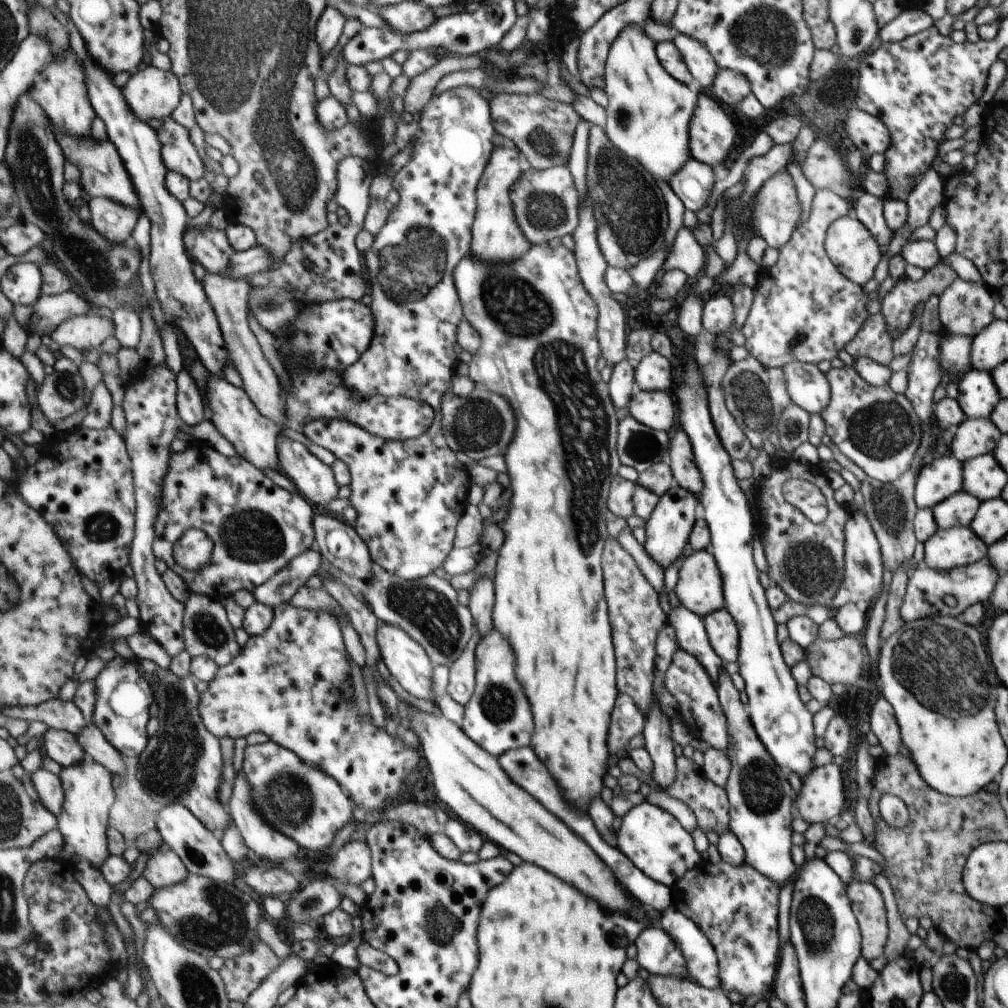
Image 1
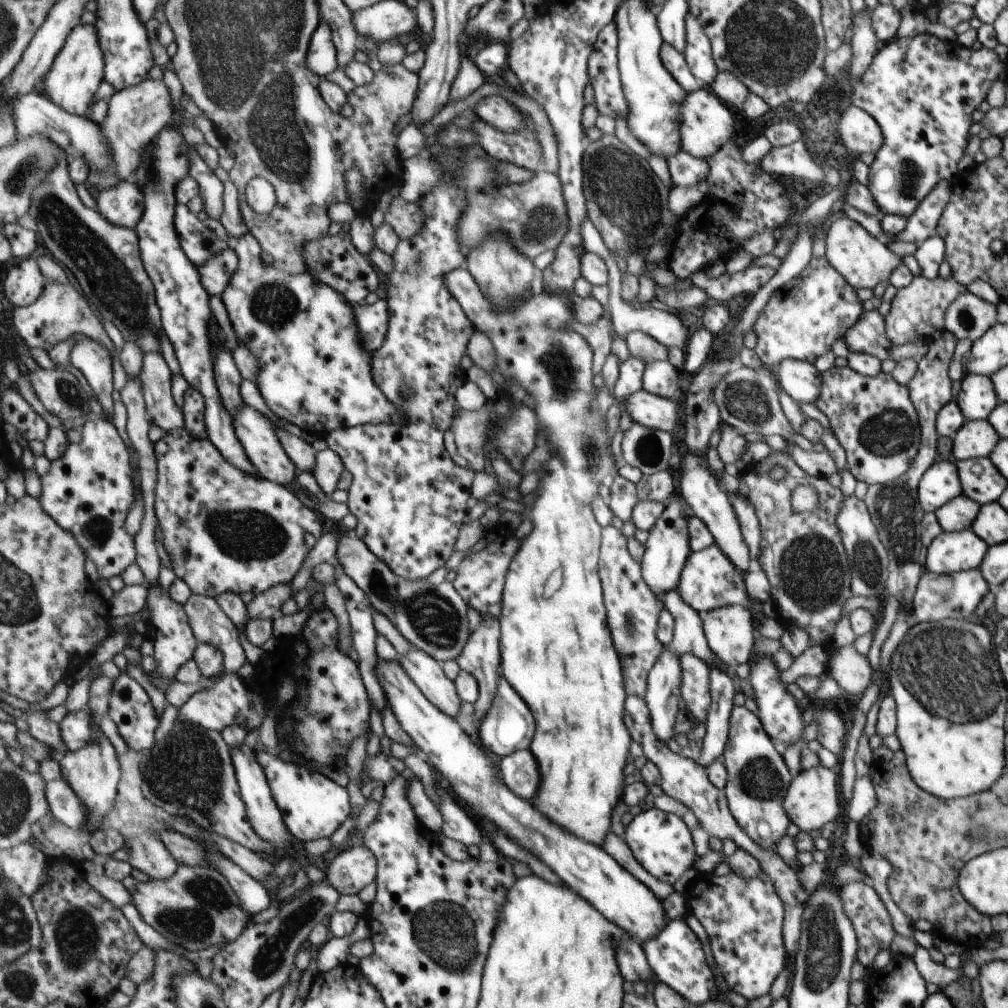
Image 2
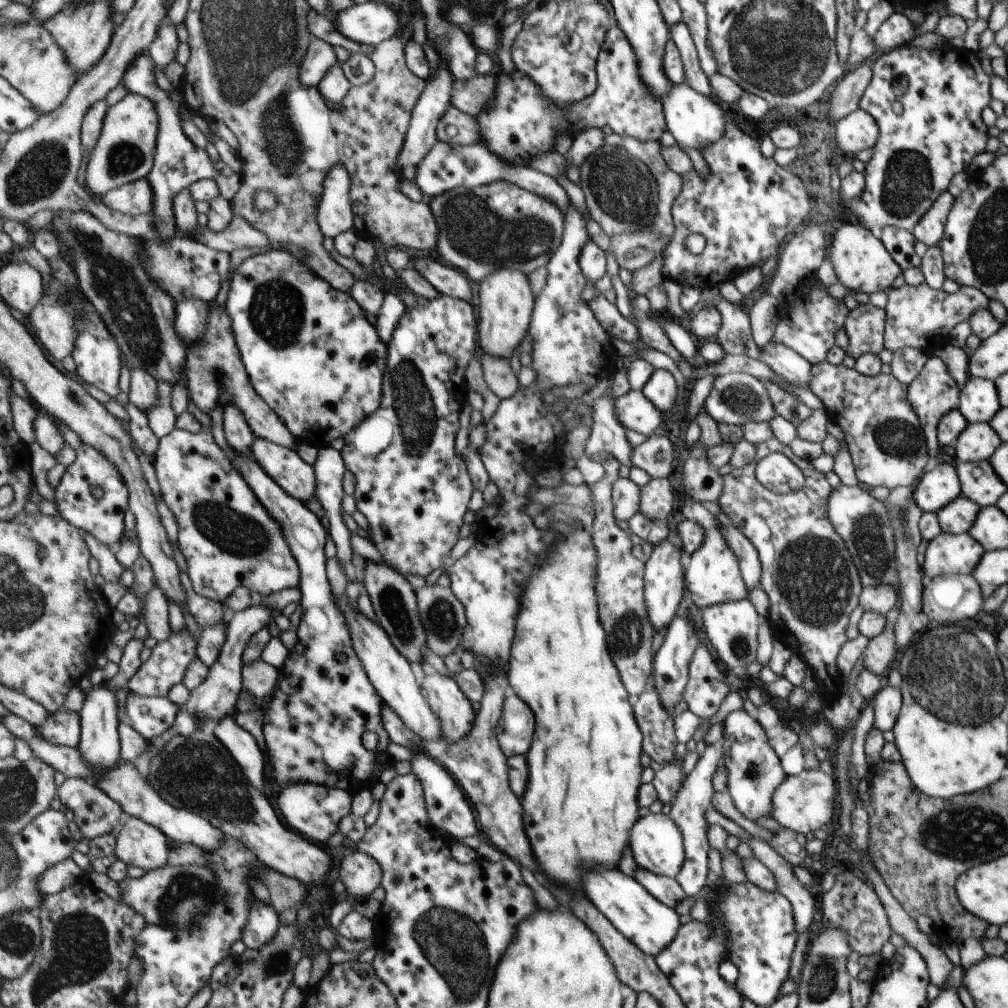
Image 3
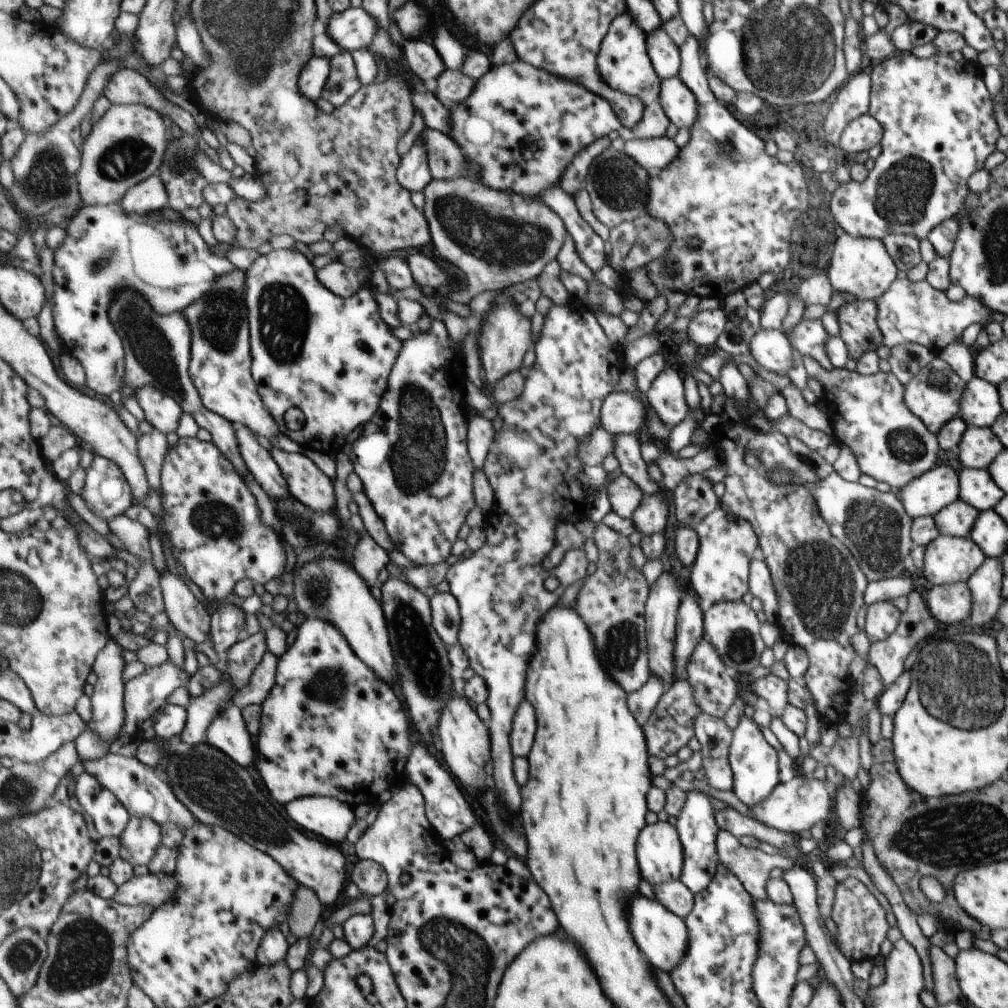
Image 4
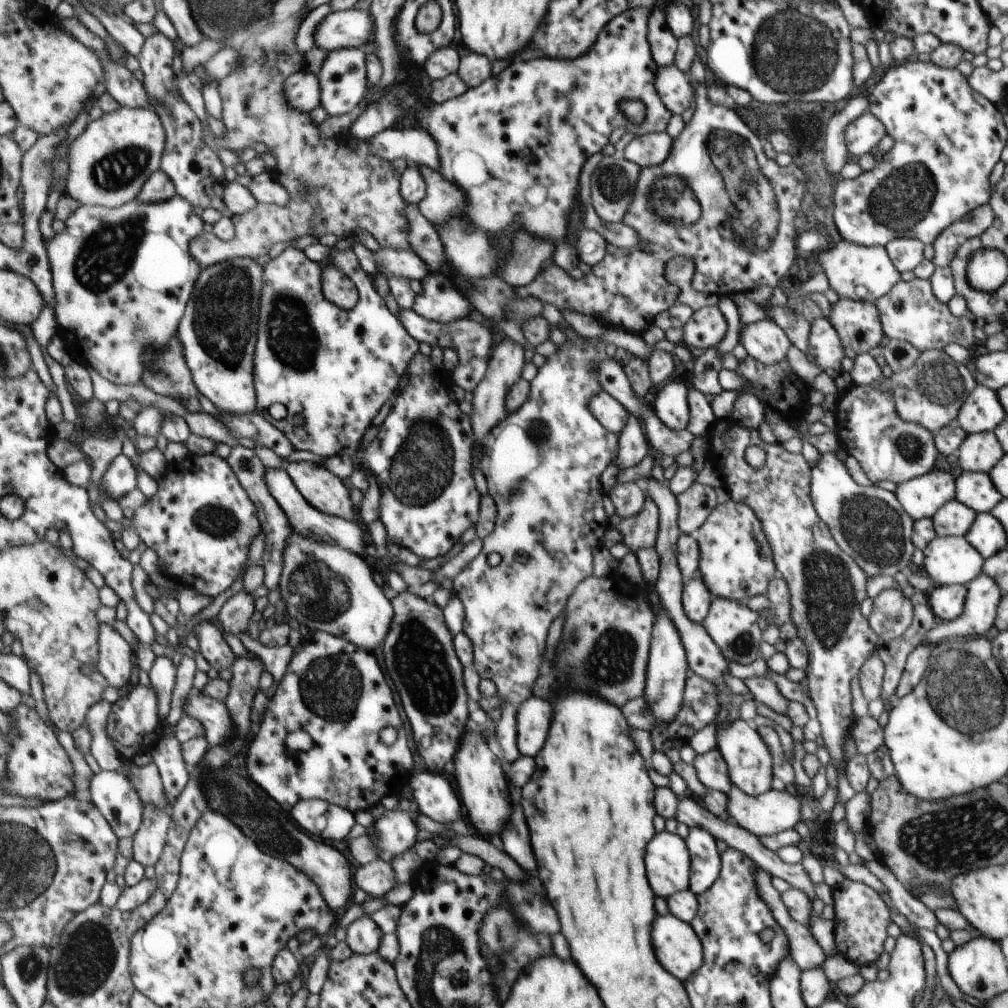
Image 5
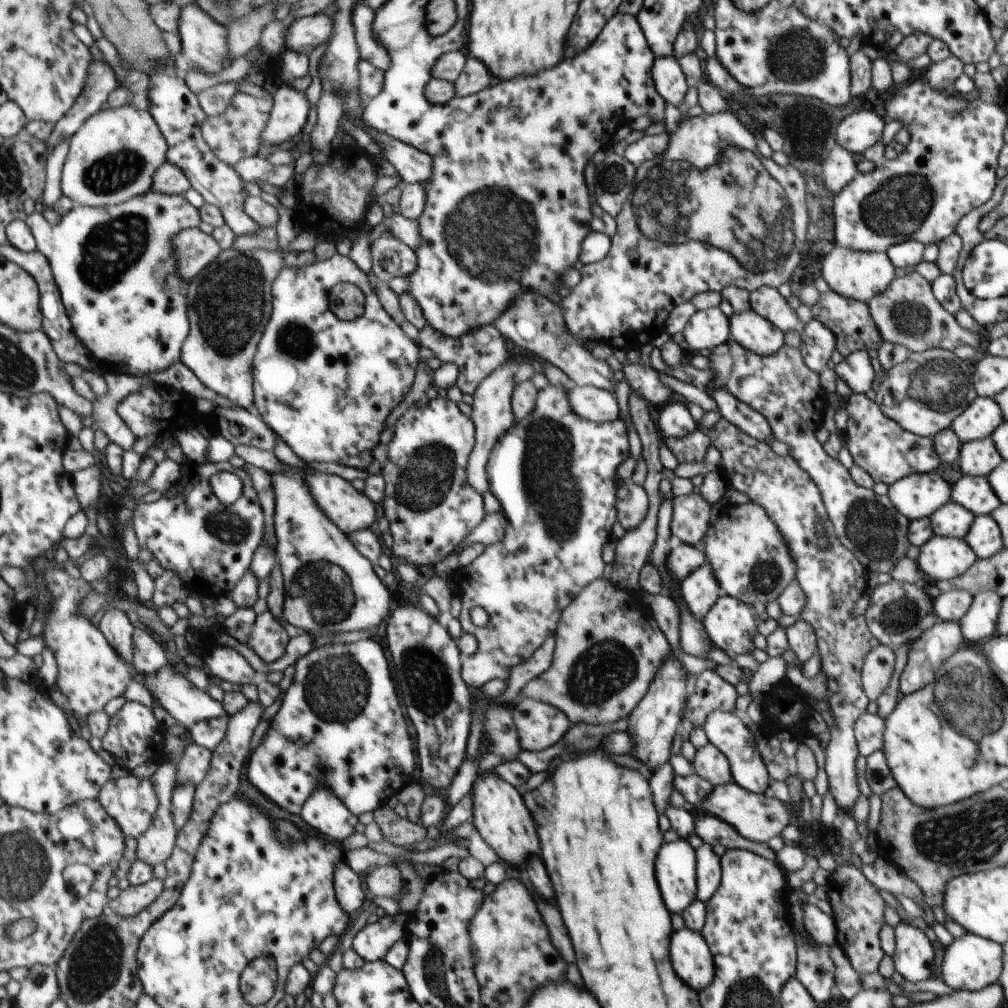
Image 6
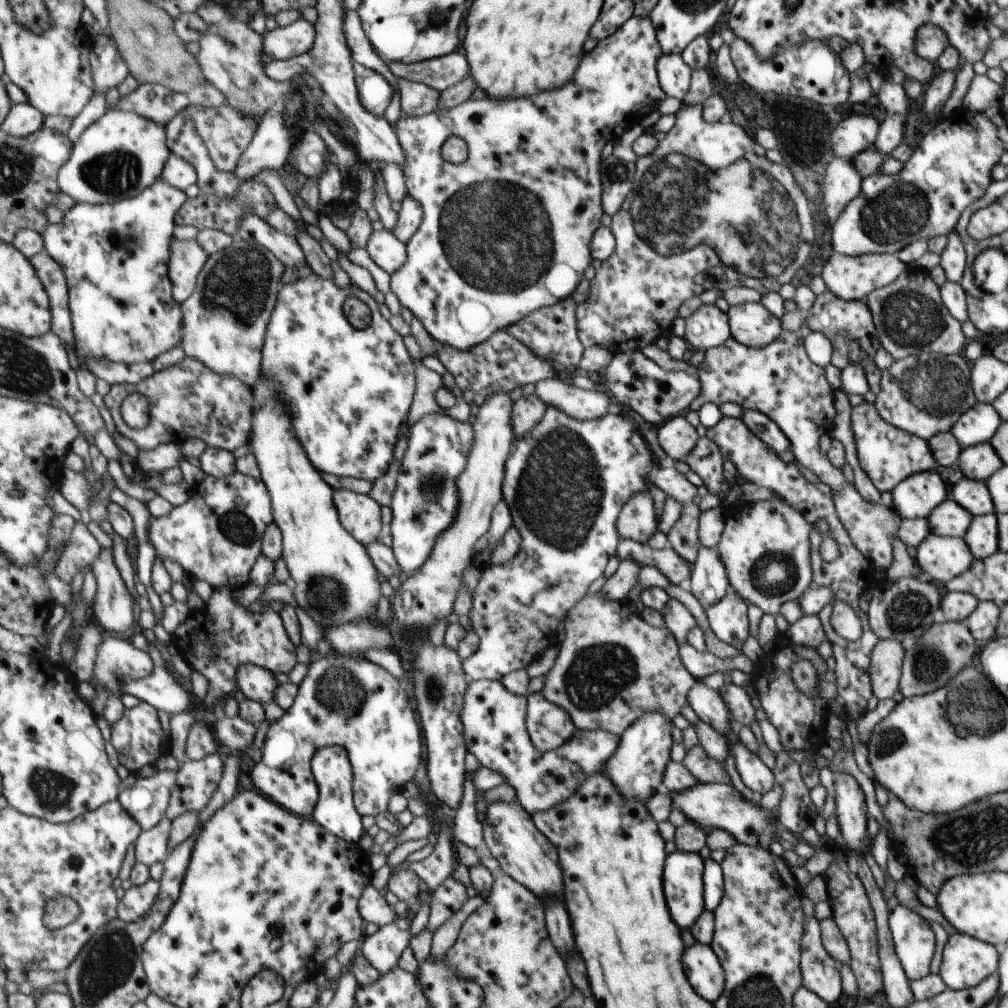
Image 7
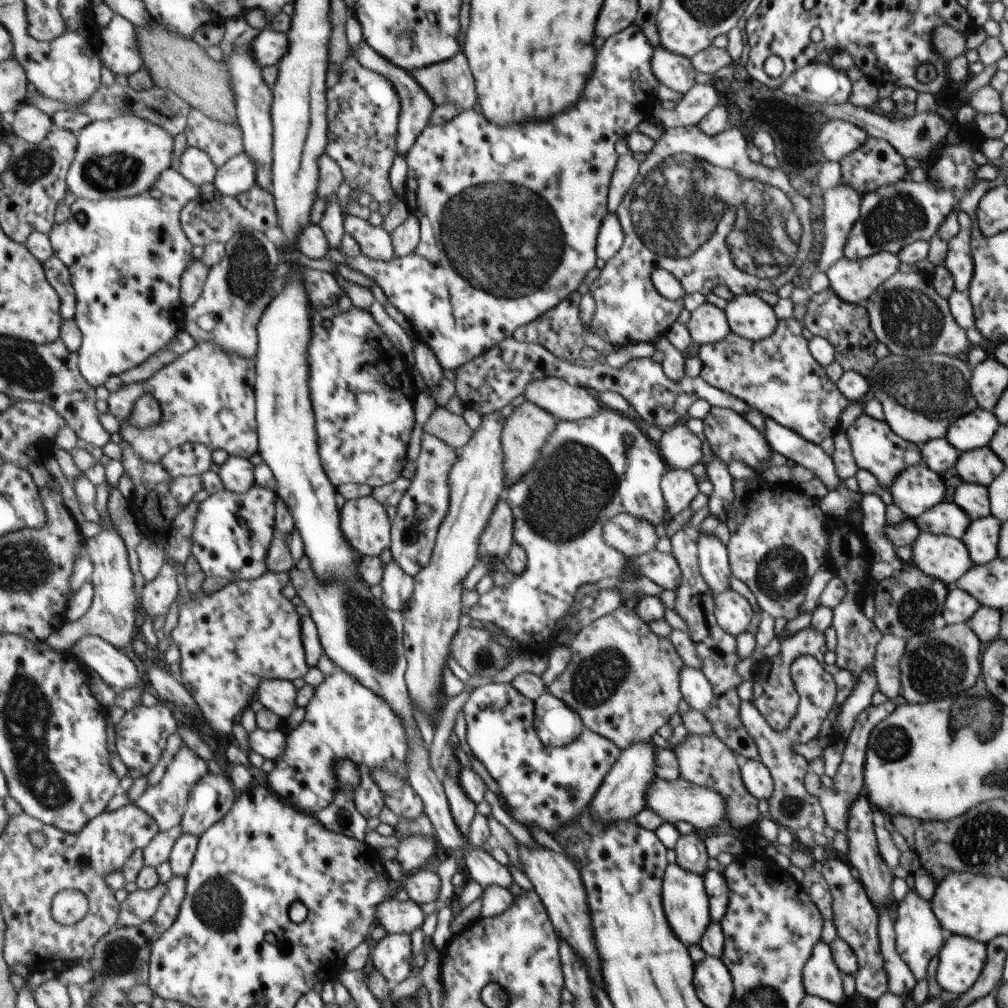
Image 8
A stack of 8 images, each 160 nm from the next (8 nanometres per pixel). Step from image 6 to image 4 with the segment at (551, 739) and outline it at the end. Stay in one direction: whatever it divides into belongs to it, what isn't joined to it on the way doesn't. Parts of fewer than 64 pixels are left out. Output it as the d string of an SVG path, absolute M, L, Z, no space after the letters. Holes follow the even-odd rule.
M521 702L519 710L514 716L514 725L512 733L510 734L510 741L512 751L515 756L527 756L531 744L533 744L533 734L535 734L535 712L533 706L529 702Z

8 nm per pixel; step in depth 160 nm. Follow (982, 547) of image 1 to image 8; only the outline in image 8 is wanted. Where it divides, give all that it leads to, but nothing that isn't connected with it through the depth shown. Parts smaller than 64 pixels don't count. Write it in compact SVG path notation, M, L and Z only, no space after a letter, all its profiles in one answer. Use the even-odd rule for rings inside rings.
M920 532L910 547L913 564L944 585L961 580L973 565L967 546L947 535Z

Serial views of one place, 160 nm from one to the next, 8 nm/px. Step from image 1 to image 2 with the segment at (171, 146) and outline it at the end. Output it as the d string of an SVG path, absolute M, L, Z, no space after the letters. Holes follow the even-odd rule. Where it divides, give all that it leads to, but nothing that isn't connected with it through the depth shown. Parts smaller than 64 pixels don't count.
M193 145L190 149L192 150L190 176L200 184L200 197L205 202L204 210L209 218L220 221L223 214L229 210L224 204L225 184L215 176L213 170L205 164L205 160L194 151Z

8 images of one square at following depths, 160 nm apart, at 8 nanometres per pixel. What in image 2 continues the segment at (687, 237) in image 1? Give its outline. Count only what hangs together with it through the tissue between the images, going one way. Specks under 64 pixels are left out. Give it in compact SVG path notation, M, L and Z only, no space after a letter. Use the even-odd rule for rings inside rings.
M750 264L733 274L724 273L718 277L709 278L703 270L695 270L689 278L693 285L707 291L709 303L724 304L725 301L739 294L748 295L757 292L757 289L761 288L775 274L775 271L770 267L755 267Z

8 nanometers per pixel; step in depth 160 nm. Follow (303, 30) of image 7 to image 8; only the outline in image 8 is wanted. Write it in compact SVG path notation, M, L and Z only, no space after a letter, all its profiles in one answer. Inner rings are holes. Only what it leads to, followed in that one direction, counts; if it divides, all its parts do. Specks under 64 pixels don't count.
M271 28L263 29L251 41L250 49L256 61L263 68L267 68L267 66L278 66L283 60L283 57L289 53L289 36L279 31L274 31Z

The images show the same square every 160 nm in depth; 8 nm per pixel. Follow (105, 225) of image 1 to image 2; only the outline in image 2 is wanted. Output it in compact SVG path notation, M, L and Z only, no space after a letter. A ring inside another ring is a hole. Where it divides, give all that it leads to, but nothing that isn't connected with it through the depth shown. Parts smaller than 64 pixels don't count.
M119 181L99 192L97 210L114 225L135 229L145 216L144 191L133 182Z

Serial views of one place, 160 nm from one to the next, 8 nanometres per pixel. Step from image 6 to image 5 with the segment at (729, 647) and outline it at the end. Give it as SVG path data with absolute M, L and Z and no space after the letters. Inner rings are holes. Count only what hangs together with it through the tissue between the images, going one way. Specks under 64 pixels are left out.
M713 598L702 626L714 644L726 656L727 662L743 665L751 664L755 658L759 658L761 630L757 626L757 613L751 612L745 604L725 598Z

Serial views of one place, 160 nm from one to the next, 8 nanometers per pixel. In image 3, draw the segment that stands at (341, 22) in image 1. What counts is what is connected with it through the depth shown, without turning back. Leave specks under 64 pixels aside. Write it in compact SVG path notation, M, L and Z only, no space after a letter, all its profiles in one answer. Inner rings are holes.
M313 38L310 49L302 62L300 77L306 87L318 88L321 81L328 75L328 72L338 62L335 49L323 42Z

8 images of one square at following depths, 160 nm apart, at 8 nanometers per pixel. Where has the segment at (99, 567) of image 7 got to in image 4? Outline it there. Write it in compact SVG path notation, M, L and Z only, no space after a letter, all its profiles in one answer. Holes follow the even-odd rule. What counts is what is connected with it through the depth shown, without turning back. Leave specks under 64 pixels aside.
M115 639L107 643L105 649L99 653L98 661L95 662L95 675L97 682L94 685L94 692L91 695L93 705L93 720L87 723L93 730L96 730L110 744L119 738L122 728L126 724L126 682L125 674L126 650L119 646Z

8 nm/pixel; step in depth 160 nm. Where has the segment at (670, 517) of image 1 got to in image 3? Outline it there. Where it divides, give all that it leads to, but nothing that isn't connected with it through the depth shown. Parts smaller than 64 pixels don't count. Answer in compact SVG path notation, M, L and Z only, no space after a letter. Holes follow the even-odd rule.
M667 539L657 543L653 548L649 559L646 560L646 610L650 625L655 632L659 632L662 628L673 620L675 610L681 602L681 594L683 594L683 568L679 562L679 548L673 546Z

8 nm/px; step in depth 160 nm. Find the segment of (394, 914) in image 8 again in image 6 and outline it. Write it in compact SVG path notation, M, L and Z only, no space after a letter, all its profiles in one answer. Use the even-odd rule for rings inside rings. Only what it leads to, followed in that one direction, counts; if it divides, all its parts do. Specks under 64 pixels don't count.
M346 861L337 865L334 883L339 902L348 913L357 912L361 906L368 906L365 900L369 900L370 894L363 888L364 880Z

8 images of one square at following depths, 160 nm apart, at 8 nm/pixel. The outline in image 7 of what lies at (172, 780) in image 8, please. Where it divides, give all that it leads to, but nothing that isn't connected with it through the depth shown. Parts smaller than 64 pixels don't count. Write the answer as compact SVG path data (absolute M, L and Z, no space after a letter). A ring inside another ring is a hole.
M178 769L162 770L152 777L136 779L131 788L120 792L119 800L143 831L155 828L166 816L174 786L177 784Z

